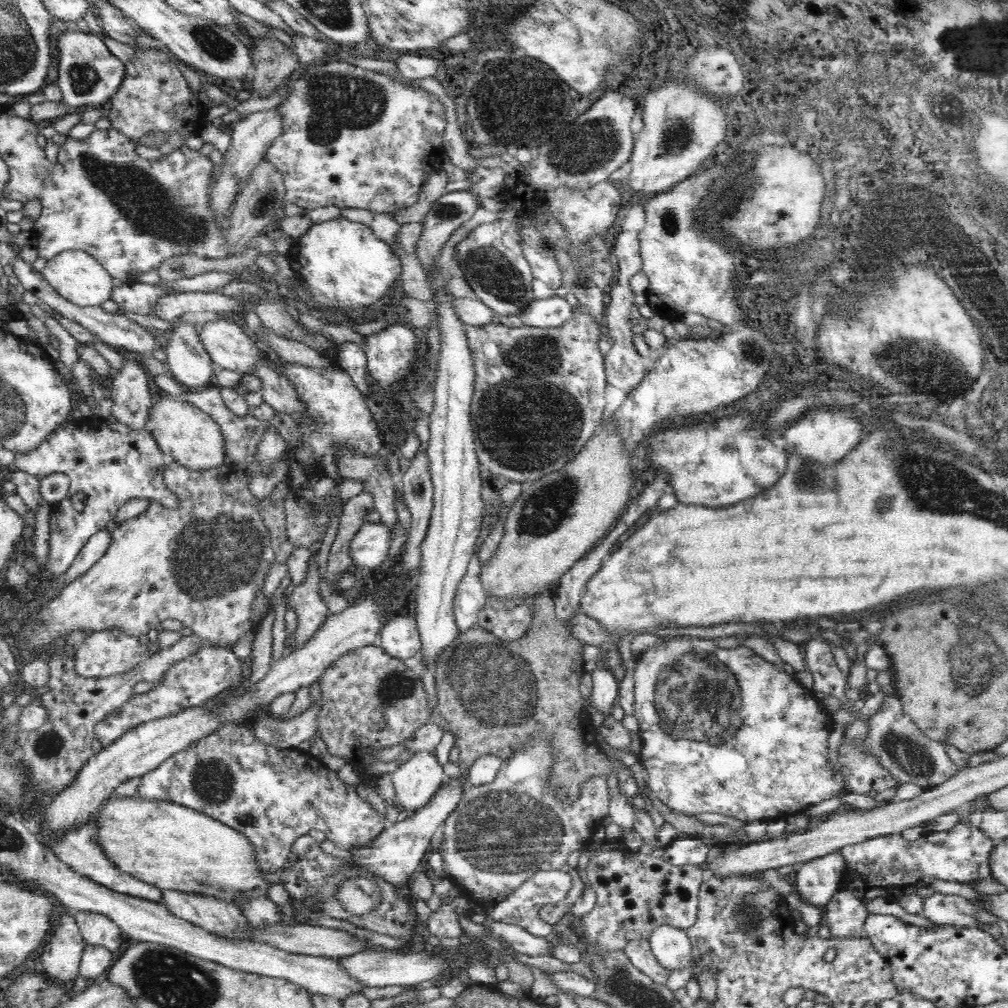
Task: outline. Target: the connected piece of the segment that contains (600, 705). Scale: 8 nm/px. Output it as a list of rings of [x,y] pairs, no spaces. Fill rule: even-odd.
[[[604,662],[598,663],[590,671],[593,680],[593,691],[590,701],[593,708],[597,708],[605,718],[609,718],[610,710],[619,698],[618,682],[609,668],[604,667]]]

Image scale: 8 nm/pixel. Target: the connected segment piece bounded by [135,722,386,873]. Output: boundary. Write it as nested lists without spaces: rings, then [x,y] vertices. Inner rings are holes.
[[[234,722],[202,736],[202,740],[194,740],[188,748],[182,748],[180,752],[162,760],[158,768],[144,773],[135,796],[139,800],[162,800],[181,804],[206,813],[214,820],[228,824],[230,828],[237,828],[250,842],[254,842],[257,860],[260,860],[257,864],[261,864],[266,872],[272,873],[276,873],[288,862],[294,840],[308,835],[312,828],[324,832],[326,838],[334,842],[336,851],[369,847],[385,829],[385,816],[377,812],[377,808],[364,802],[355,788],[340,782],[336,771],[328,770],[315,751],[266,746],[250,729],[237,726]]]

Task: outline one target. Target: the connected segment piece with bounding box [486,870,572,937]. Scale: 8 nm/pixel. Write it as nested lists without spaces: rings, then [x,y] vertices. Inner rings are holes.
[[[538,870],[520,888],[516,888],[512,894],[508,894],[506,900],[493,902],[492,906],[486,909],[486,914],[491,917],[491,920],[519,926],[534,936],[553,937],[553,925],[544,922],[538,915],[538,910],[546,904],[556,904],[564,900],[571,889],[571,884],[571,876],[566,872]]]

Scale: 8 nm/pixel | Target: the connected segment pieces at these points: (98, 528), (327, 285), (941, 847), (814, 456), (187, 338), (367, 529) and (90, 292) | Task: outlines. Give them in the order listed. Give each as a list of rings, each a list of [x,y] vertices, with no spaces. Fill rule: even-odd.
[[[98,416],[82,417],[75,423],[65,422],[56,426],[50,436],[38,444],[38,448],[26,448],[26,452],[18,450],[14,456],[14,470],[27,472],[39,479],[53,472],[62,472],[72,480],[68,496],[55,504],[50,513],[50,552],[45,570],[56,576],[68,572],[86,542],[105,530],[122,504],[130,498],[157,500],[166,509],[179,508],[174,493],[166,491],[166,485],[162,483],[163,453],[154,435],[148,431],[114,431]],[[78,492],[88,494],[84,512],[76,512],[70,500],[70,496]]]
[[[344,216],[314,224],[307,233],[295,239],[286,257],[295,277],[300,276],[298,282],[304,280],[308,284],[309,291],[303,288],[305,298],[312,294],[318,304],[356,310],[362,314],[370,304],[386,298],[403,269],[400,258],[385,240],[380,240],[373,233],[369,224],[360,224]]]
[[[964,815],[950,830],[920,835],[920,838],[913,842],[905,840],[897,832],[890,832],[890,834],[884,834],[884,836],[866,838],[866,840],[859,841],[858,844],[848,844],[848,846],[840,849],[839,853],[847,864],[847,870],[850,870],[848,884],[852,886],[852,882],[856,884],[859,881],[859,883],[852,889],[840,888],[823,906],[825,909],[823,924],[828,925],[832,936],[863,936],[862,924],[868,916],[866,906],[868,906],[869,900],[882,896],[882,898],[898,901],[904,896],[910,896],[910,893],[918,892],[920,886],[930,886],[934,880],[950,880],[963,883],[969,880],[986,878],[990,875],[990,861],[988,860],[990,860],[990,852],[992,852],[995,843],[979,829],[973,821],[973,817]]]
[[[818,407],[809,409],[810,414],[800,418],[792,428],[787,425],[783,430],[786,438],[785,450],[787,454],[790,452],[801,452],[801,456],[805,456],[805,460],[817,460],[817,464],[834,464],[834,460],[842,460],[842,456],[846,456],[850,452],[850,448],[854,448],[854,444],[858,444],[858,440],[862,440],[862,422],[846,412],[830,412],[824,408]]]
[[[180,322],[164,351],[171,376],[183,388],[200,388],[210,383],[216,366],[200,340],[198,327]]]
[[[364,524],[354,540],[350,542],[350,559],[358,568],[375,569],[384,566],[388,558],[390,541],[394,539],[395,530],[388,529],[386,525]]]
[[[82,250],[60,252],[47,262],[41,275],[60,296],[80,307],[100,307],[102,302],[111,299],[115,287],[110,273],[90,253]]]

